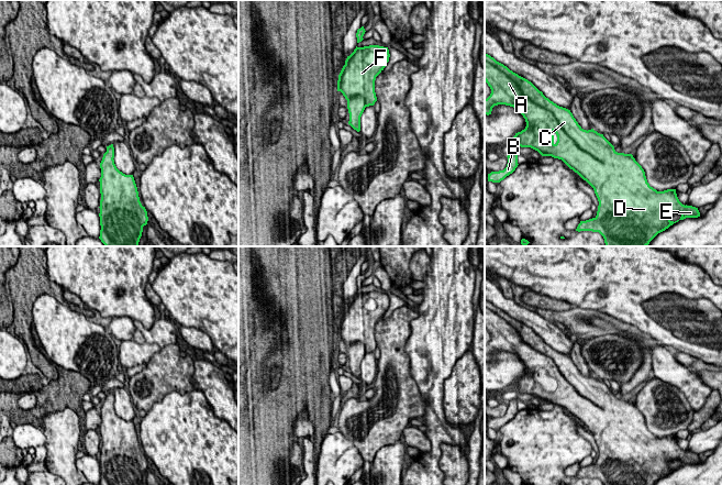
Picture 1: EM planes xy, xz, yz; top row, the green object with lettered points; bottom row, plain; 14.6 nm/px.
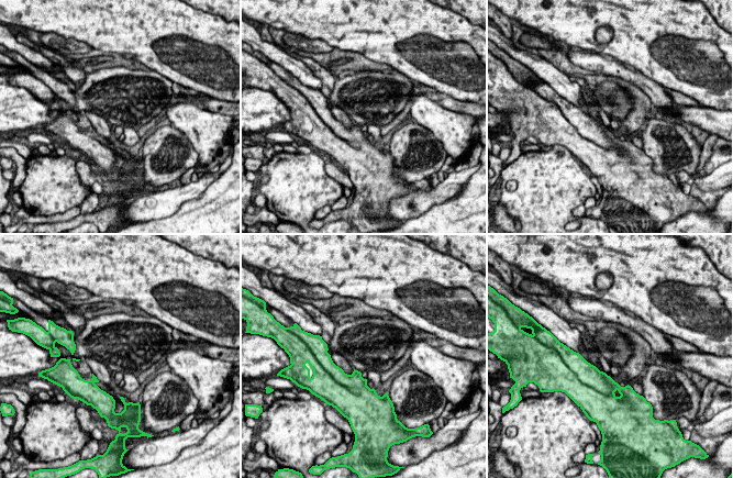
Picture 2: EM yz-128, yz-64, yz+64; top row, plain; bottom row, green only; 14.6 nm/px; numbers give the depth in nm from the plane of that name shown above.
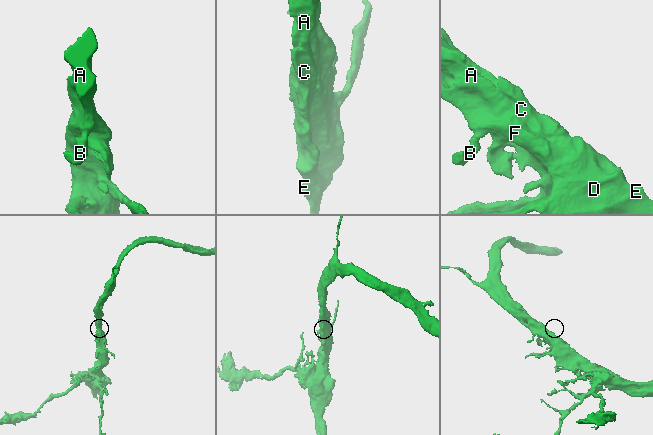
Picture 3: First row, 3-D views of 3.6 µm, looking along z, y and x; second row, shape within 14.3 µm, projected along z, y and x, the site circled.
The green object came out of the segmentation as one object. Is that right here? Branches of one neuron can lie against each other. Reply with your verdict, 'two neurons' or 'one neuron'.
one neuron

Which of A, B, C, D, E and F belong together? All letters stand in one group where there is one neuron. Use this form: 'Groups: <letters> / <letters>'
Groups: A B C D E F

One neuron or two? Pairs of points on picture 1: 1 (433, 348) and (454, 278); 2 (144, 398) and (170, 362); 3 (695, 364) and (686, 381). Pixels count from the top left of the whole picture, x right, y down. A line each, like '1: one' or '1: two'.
1: one
2: one
3: two

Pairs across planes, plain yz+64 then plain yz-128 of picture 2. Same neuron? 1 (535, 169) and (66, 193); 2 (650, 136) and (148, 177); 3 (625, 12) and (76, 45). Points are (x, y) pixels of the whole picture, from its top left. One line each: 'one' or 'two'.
1: one
2: one
3: two

